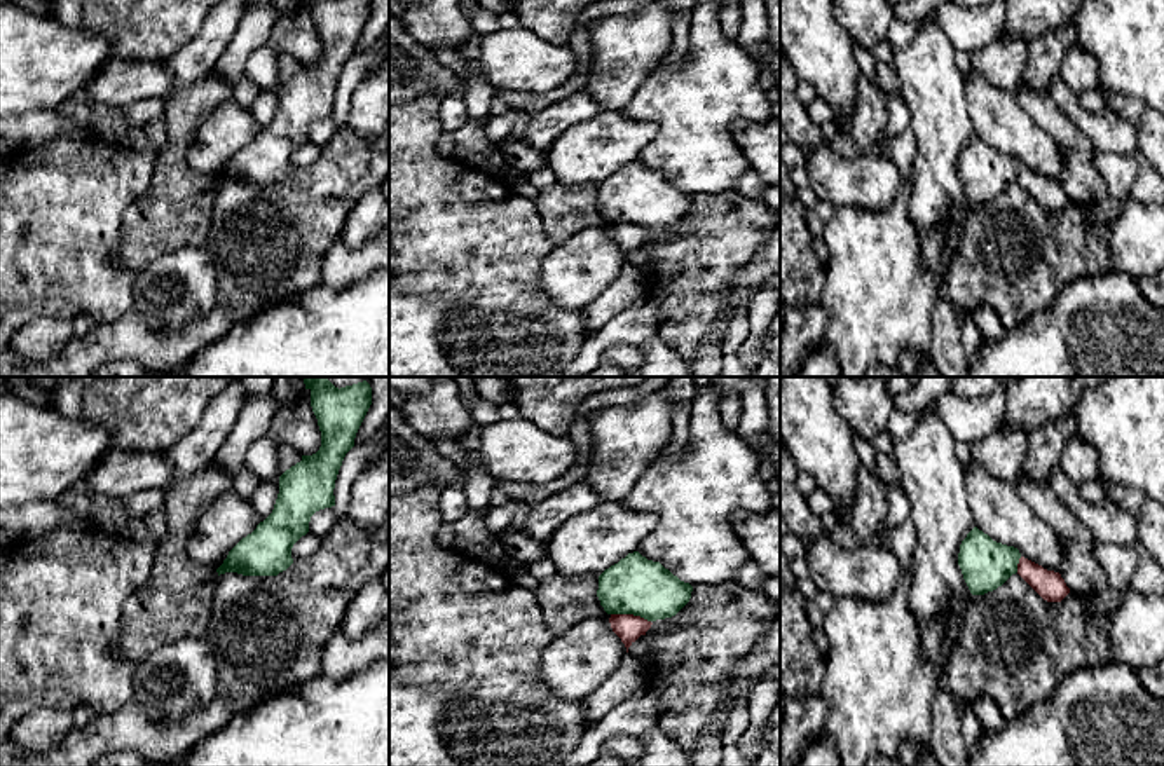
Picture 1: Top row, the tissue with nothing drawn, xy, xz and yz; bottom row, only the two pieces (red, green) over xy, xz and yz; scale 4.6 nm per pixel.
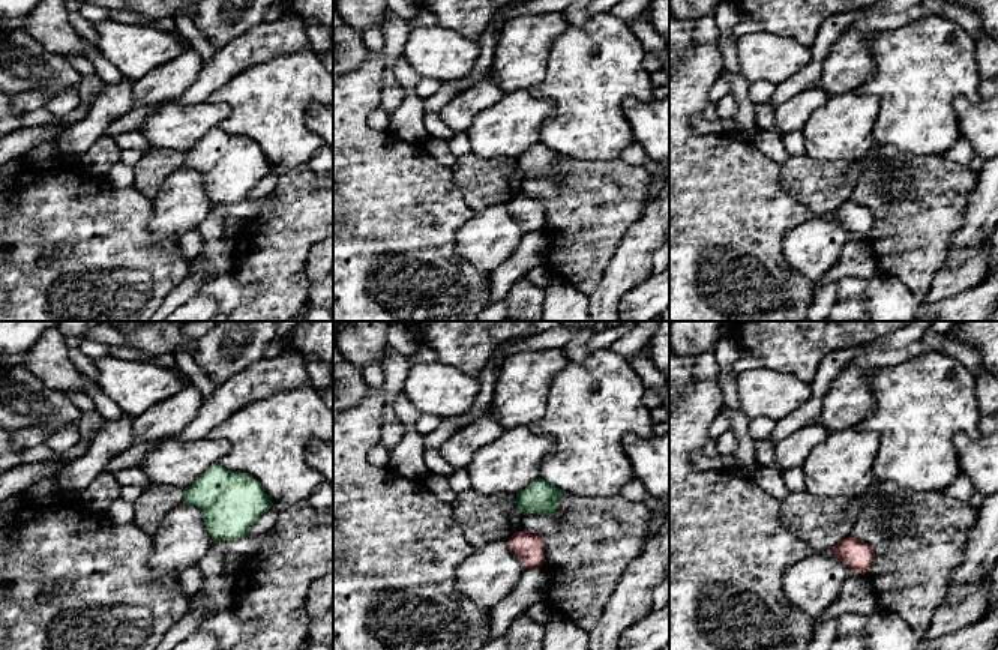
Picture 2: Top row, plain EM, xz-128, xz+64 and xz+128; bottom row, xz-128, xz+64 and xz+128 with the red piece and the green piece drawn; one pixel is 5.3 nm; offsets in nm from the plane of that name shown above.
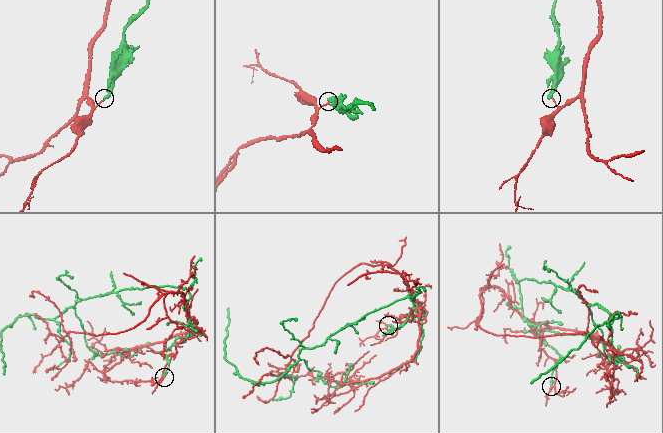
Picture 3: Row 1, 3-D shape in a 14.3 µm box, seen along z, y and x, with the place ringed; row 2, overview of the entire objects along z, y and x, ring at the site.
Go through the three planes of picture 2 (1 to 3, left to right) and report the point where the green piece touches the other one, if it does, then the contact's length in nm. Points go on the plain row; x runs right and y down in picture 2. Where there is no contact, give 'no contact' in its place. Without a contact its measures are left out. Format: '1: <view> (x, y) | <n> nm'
1: no contact
2: no contact
3: no contact

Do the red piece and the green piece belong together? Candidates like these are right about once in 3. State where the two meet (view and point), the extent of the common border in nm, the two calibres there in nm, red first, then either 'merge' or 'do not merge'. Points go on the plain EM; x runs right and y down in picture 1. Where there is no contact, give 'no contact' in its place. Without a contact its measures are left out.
meets red in xz at (630, 224); contact 190 nm long; 120 nm thick on the red side, 260 nm on the other; do not merge

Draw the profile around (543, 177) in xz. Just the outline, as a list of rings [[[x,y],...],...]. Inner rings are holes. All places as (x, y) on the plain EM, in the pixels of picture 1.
[[[548,164],[527,173],[527,181],[534,185],[537,190],[551,187],[557,183],[555,173]]]

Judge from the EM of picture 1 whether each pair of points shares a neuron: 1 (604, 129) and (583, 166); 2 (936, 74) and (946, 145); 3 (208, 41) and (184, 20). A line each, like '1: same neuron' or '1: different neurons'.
1: same neuron
2: same neuron
3: different neurons

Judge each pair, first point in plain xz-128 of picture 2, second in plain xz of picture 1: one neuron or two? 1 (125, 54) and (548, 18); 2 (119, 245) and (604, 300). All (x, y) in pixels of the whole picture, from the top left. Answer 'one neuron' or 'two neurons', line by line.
1: two neurons
2: two neurons

